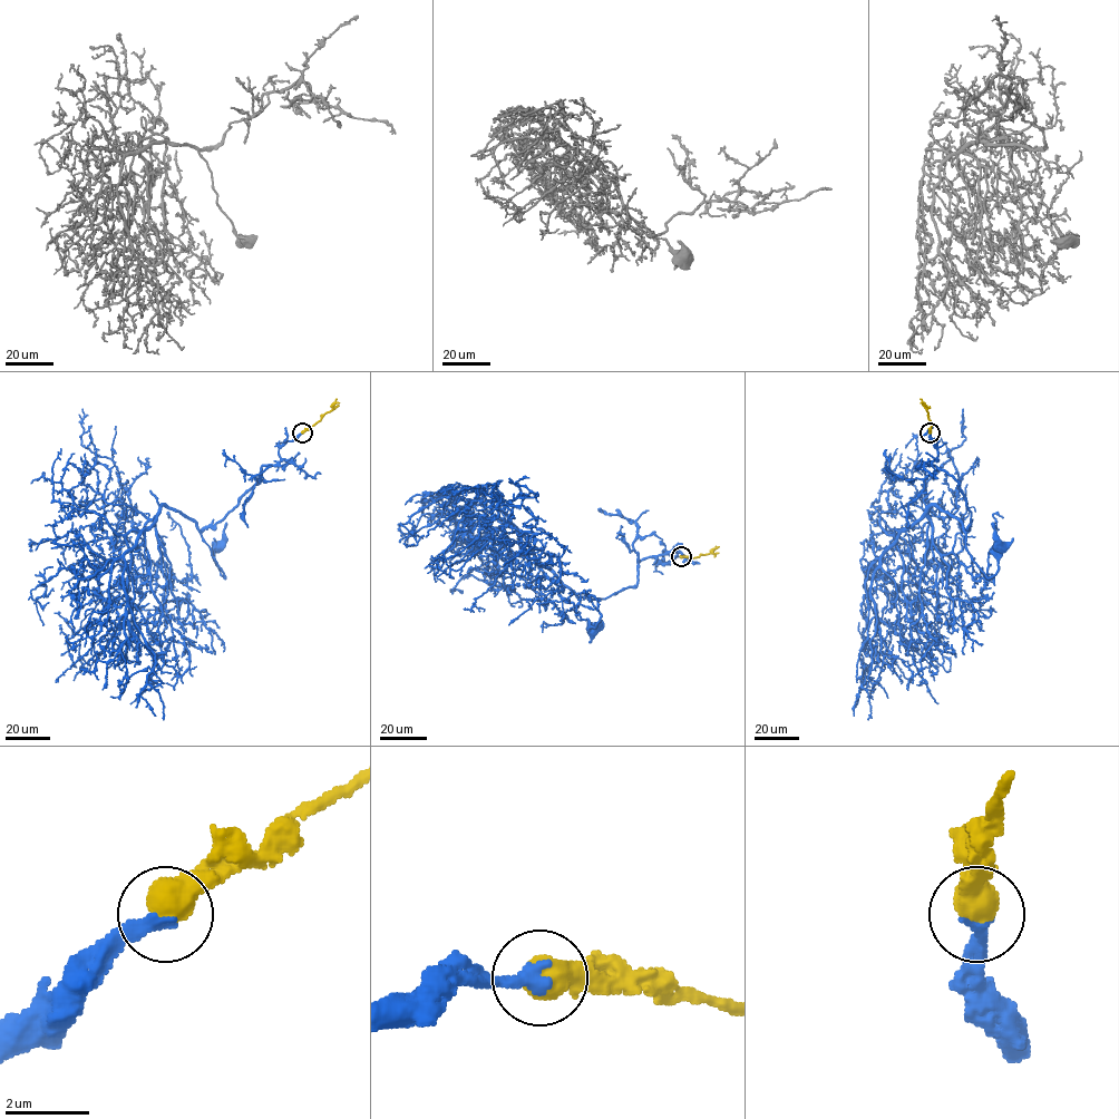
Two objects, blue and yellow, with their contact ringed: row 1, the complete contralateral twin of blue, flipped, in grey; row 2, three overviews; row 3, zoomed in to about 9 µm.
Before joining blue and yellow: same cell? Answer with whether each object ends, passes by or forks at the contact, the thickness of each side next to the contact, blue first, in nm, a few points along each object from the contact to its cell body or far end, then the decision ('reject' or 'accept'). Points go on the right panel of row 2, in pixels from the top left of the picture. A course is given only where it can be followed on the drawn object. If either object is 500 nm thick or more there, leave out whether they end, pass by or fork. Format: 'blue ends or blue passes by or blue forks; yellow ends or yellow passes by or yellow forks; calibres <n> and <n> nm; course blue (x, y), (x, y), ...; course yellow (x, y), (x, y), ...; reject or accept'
calibres 360 and 700 nm; course blue (930, 432), (937, 450), (931, 465), (959, 483), (971, 513), (965, 547), (988, 577), (998, 568), (1000, 545); course yellow (930, 432), (931, 421), (920, 399); accept

